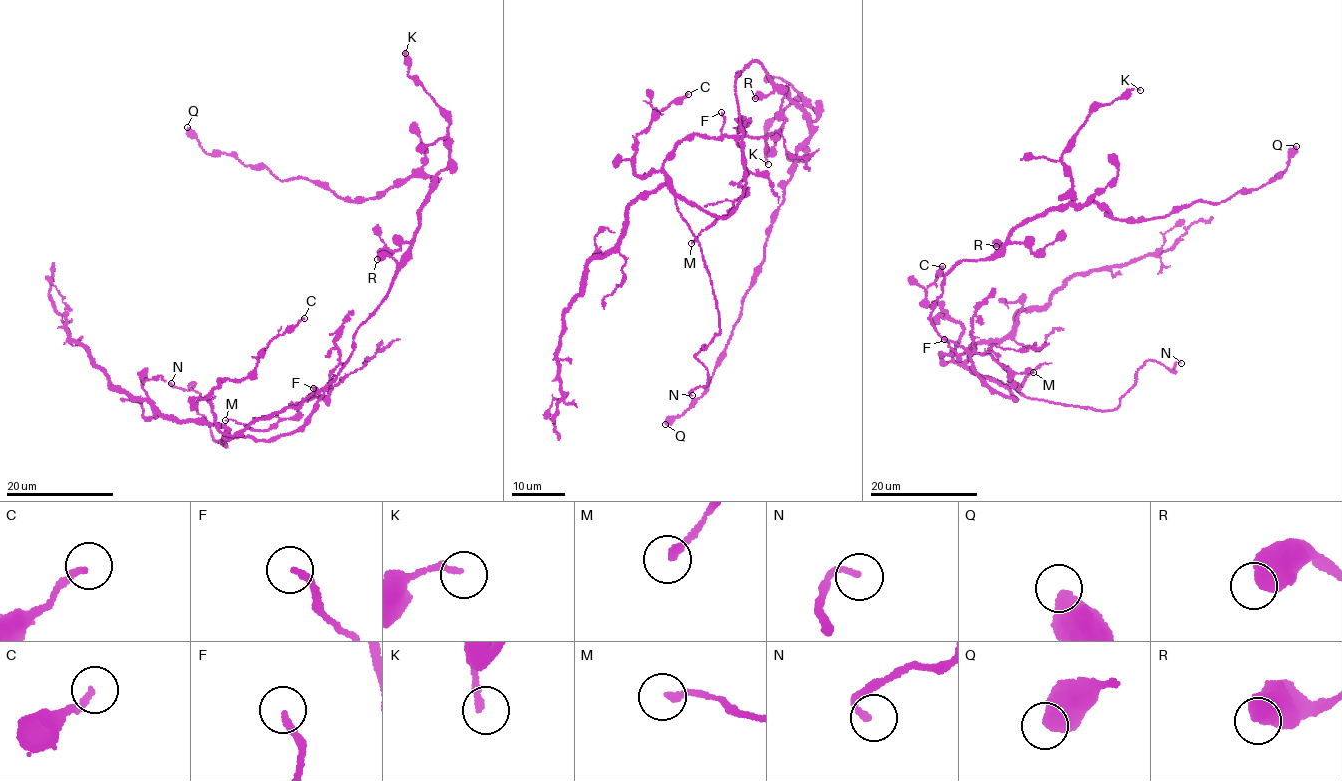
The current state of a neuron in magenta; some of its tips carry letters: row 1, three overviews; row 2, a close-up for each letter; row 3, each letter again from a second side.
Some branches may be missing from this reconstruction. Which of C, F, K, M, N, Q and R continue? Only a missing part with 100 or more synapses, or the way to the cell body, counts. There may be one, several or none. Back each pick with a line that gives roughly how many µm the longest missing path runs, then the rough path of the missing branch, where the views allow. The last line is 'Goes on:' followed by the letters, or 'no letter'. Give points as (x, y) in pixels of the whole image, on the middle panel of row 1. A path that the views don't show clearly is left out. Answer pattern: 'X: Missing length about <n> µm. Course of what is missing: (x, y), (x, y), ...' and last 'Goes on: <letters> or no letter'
N: Missing length about 50 µm. Course of what is missing: (692, 395), (709, 391), (731, 356), (767, 355), (781, 369), (767, 341), (767, 294), (746, 271)
Goes on: N

